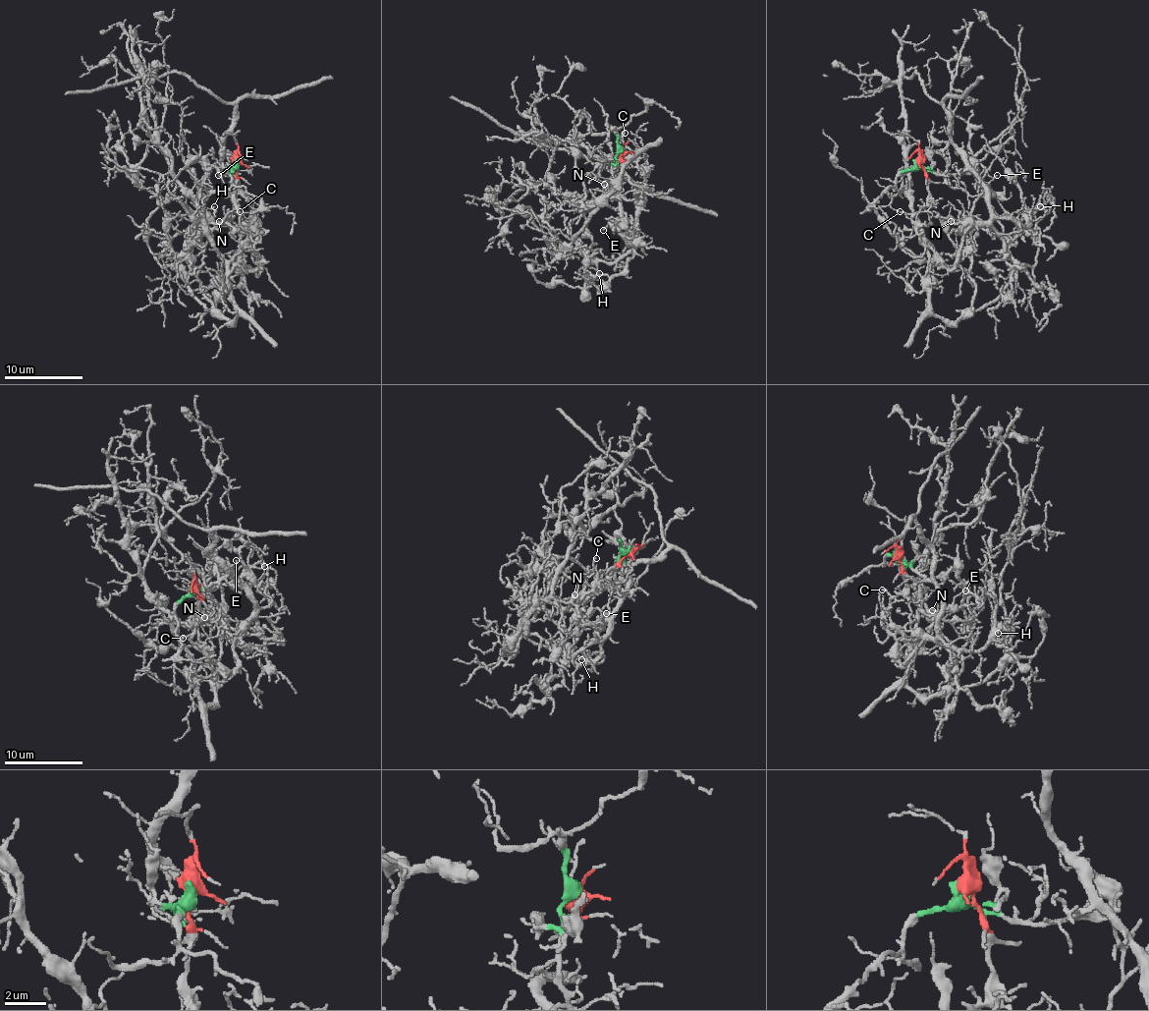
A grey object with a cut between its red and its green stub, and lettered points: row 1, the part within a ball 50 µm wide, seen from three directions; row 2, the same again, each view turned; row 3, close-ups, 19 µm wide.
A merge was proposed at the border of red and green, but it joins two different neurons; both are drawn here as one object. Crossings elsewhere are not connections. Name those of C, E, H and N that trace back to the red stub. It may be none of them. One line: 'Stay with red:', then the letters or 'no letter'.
Stay with red: C

